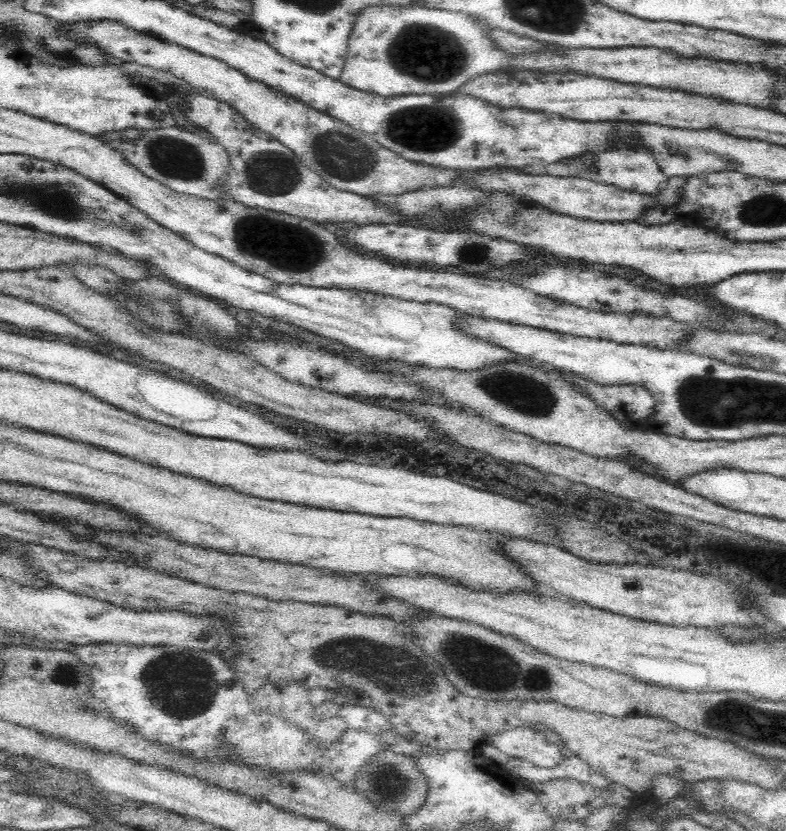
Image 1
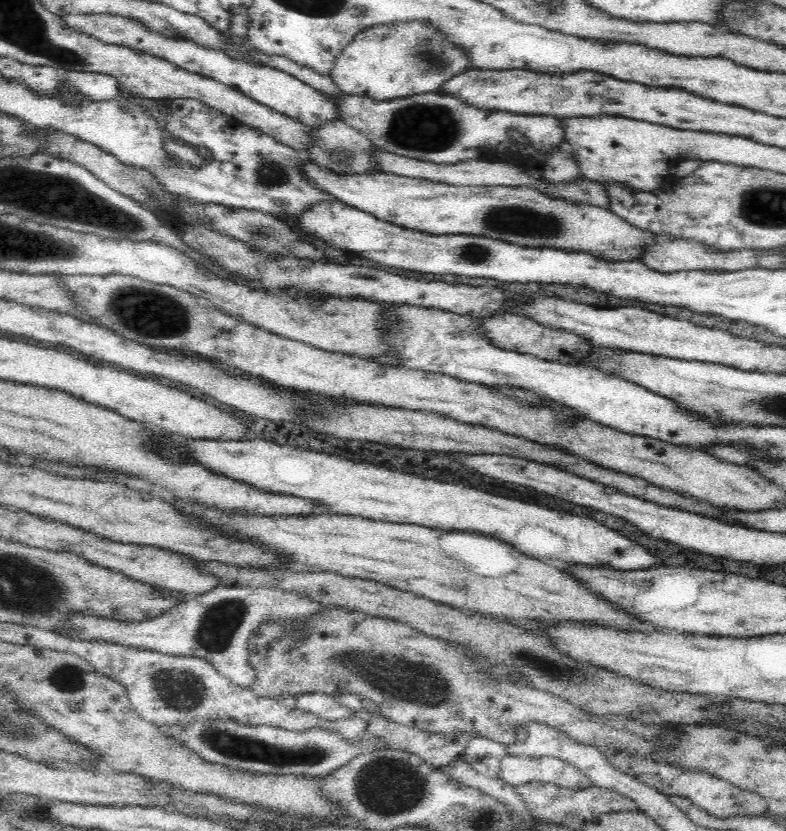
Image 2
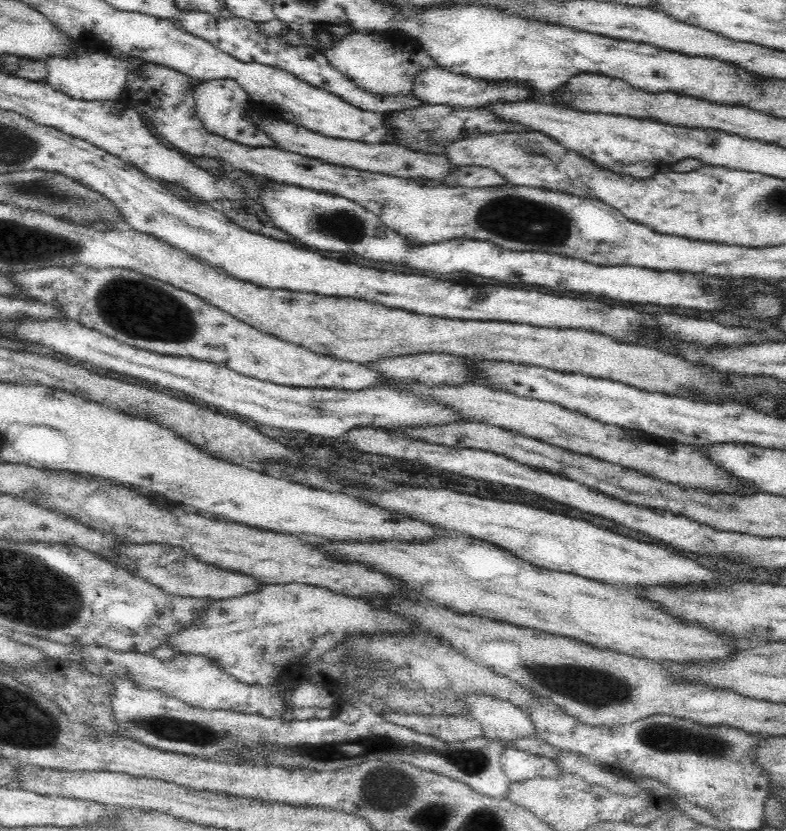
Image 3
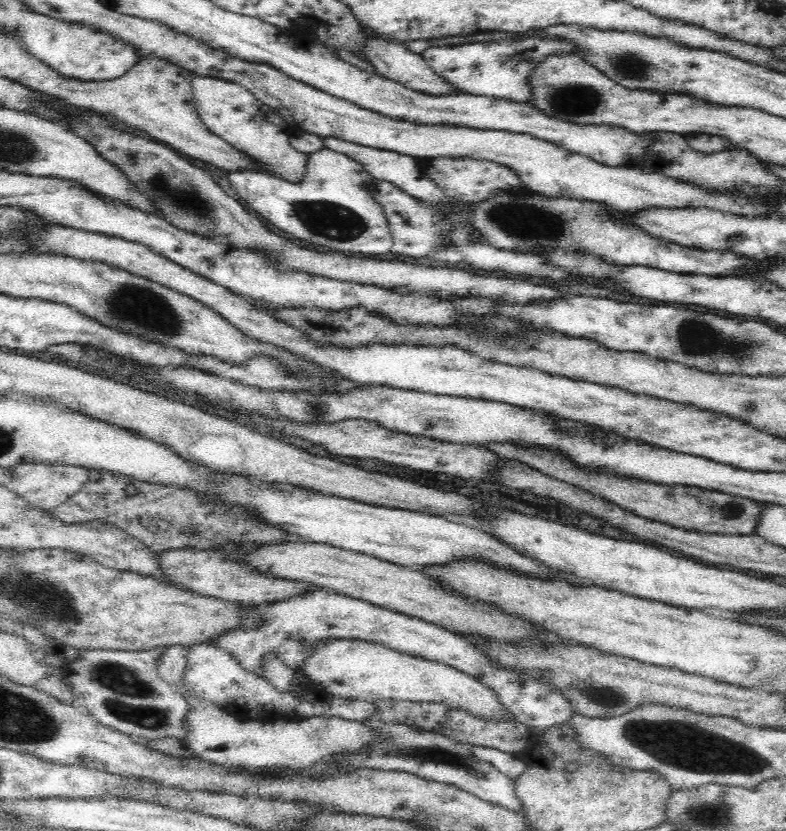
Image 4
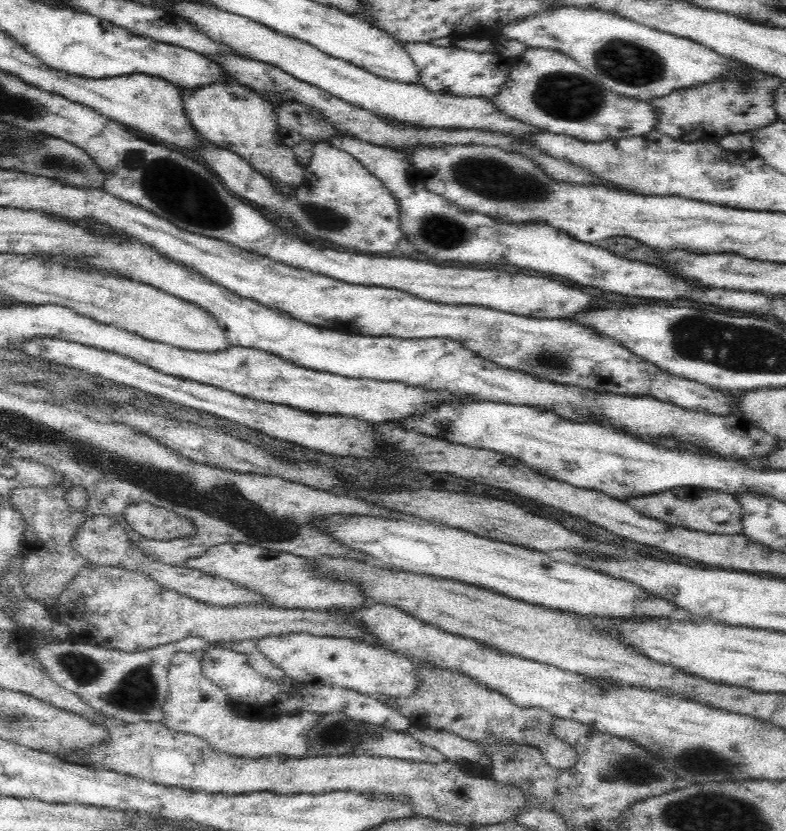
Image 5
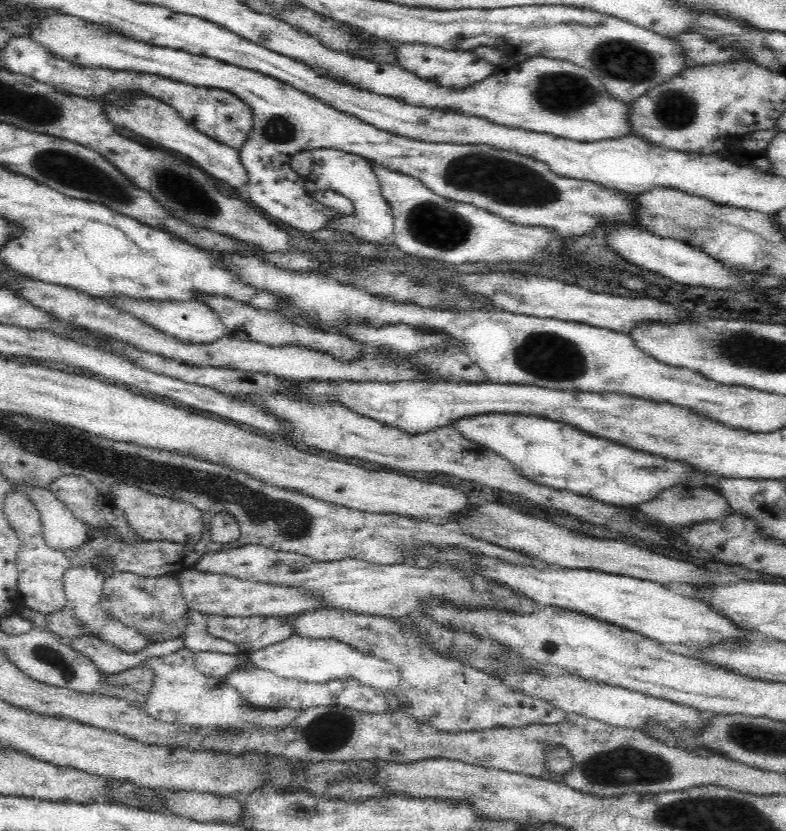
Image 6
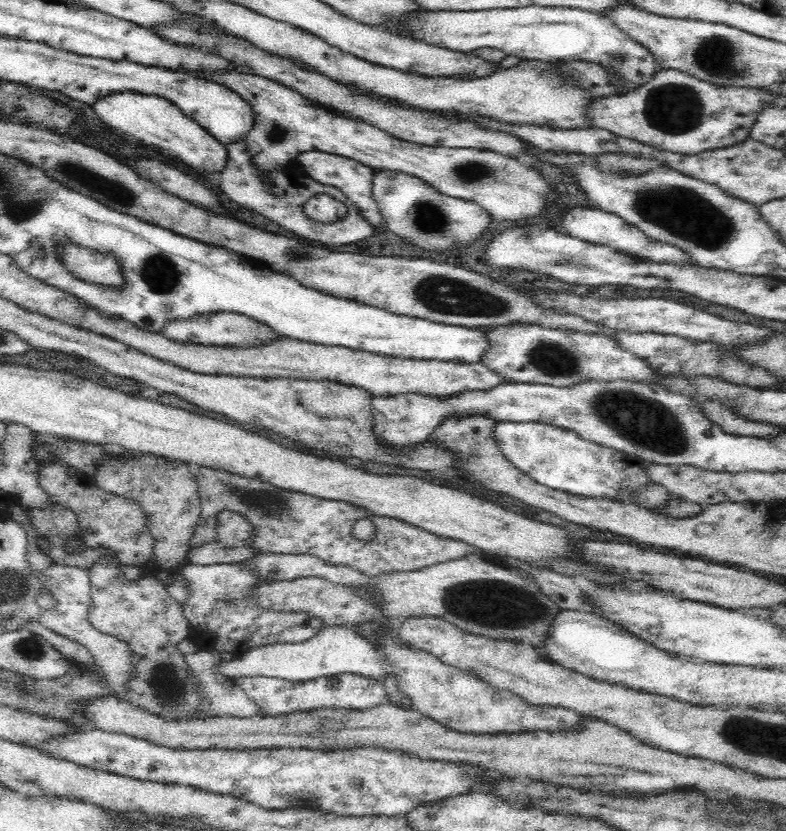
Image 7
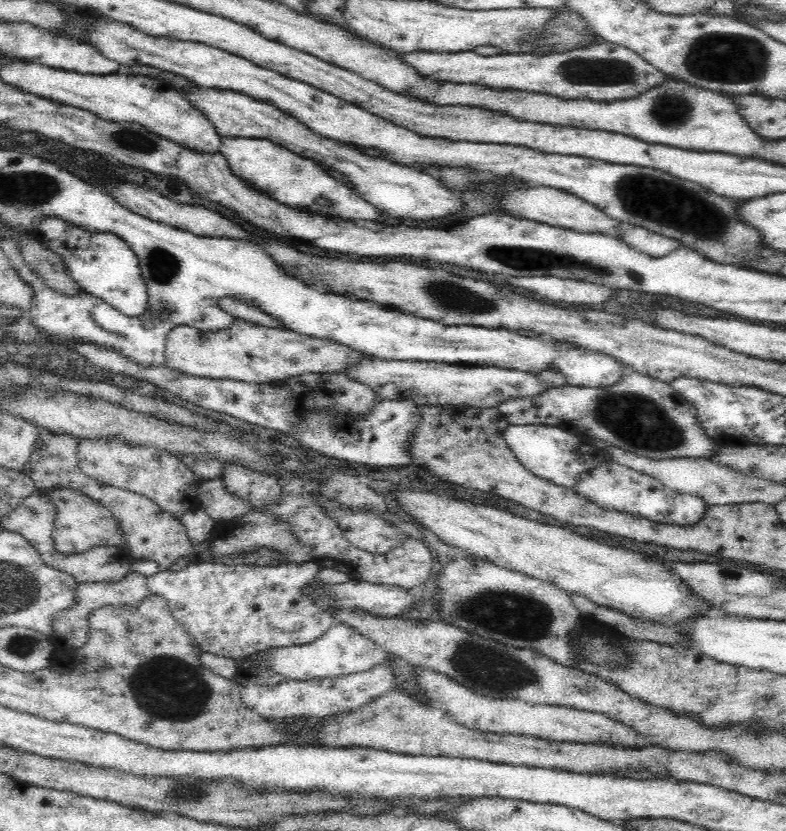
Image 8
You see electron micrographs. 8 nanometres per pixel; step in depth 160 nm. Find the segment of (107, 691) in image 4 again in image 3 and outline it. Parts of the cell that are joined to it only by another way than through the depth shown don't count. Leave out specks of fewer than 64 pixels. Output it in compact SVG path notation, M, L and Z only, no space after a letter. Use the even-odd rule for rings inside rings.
M110 676L115 686L113 702L113 715L118 726L126 730L139 743L161 751L172 751L183 755L202 757L203 759L225 762L230 759L232 763L243 765L278 765L285 769L313 770L316 772L335 771L341 768L360 764L365 760L403 760L418 768L425 768L448 778L468 784L474 791L490 798L505 798L511 783L502 768L501 754L510 746L484 736L465 740L461 743L444 743L433 736L416 733L406 727L388 723L383 715L377 715L370 706L361 713L357 723L346 724L333 716L327 719L308 719L285 721L280 717L266 718L258 715L247 715L229 710L207 711L202 708L192 708L188 705L166 697L160 691L140 689L138 683L130 679Z

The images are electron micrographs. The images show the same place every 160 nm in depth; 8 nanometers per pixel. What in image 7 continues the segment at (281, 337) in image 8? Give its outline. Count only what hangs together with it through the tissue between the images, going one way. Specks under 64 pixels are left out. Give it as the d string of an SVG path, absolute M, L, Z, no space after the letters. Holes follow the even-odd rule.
M216 312L206 315L195 315L188 319L175 319L168 322L163 332L170 340L178 343L202 344L218 347L250 347L260 345L267 341L279 338L270 327L247 318L242 314L232 312Z

